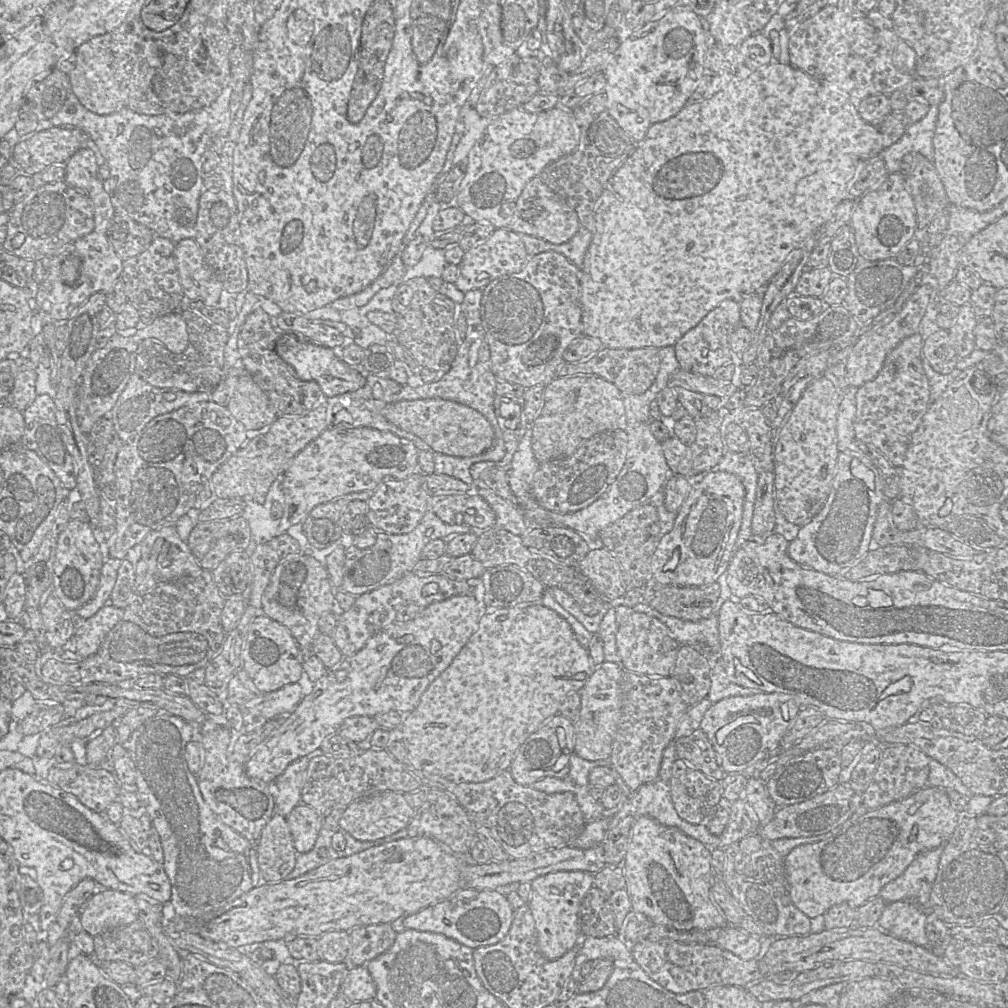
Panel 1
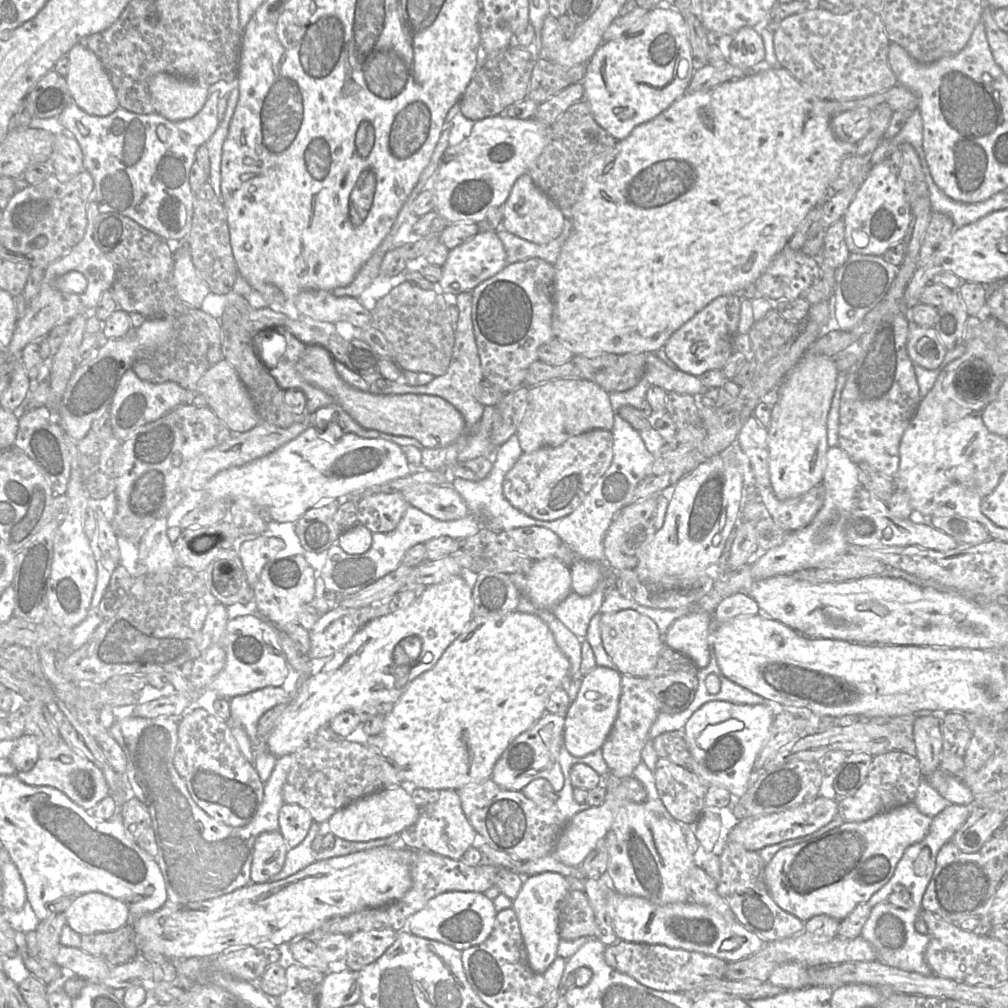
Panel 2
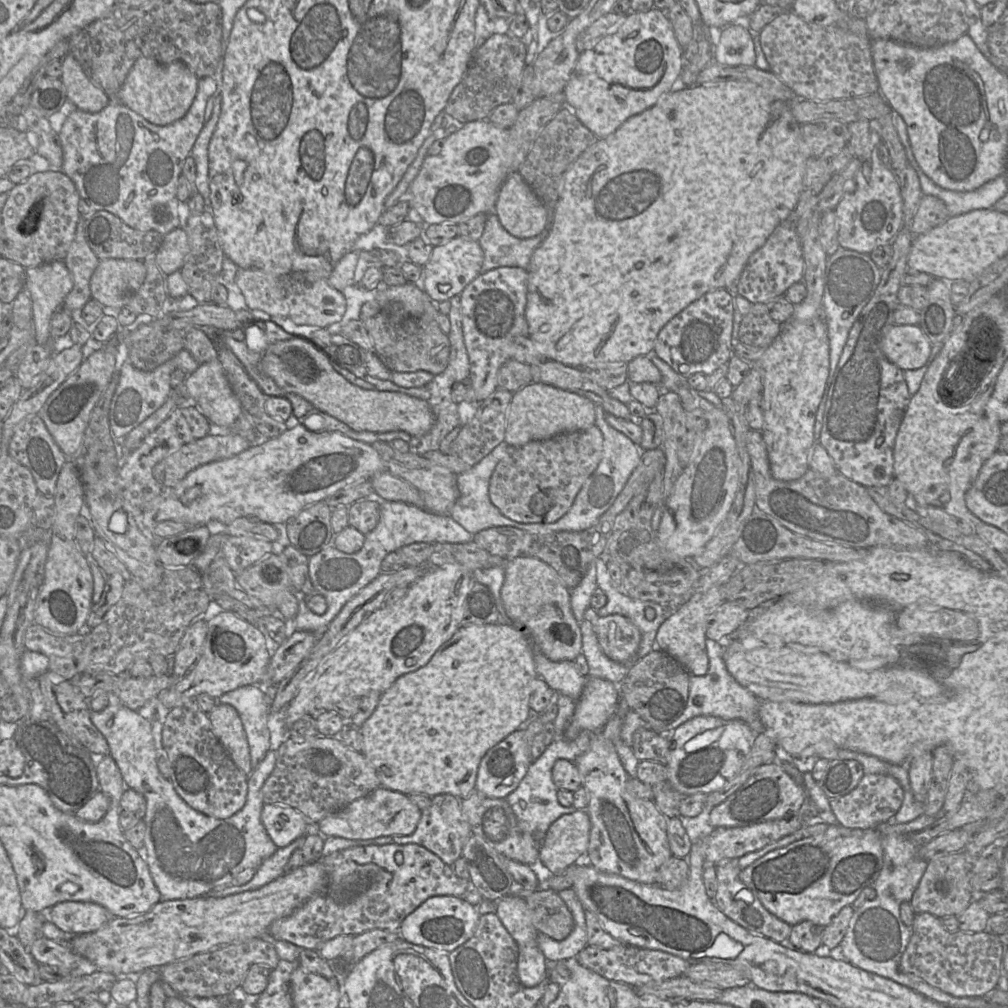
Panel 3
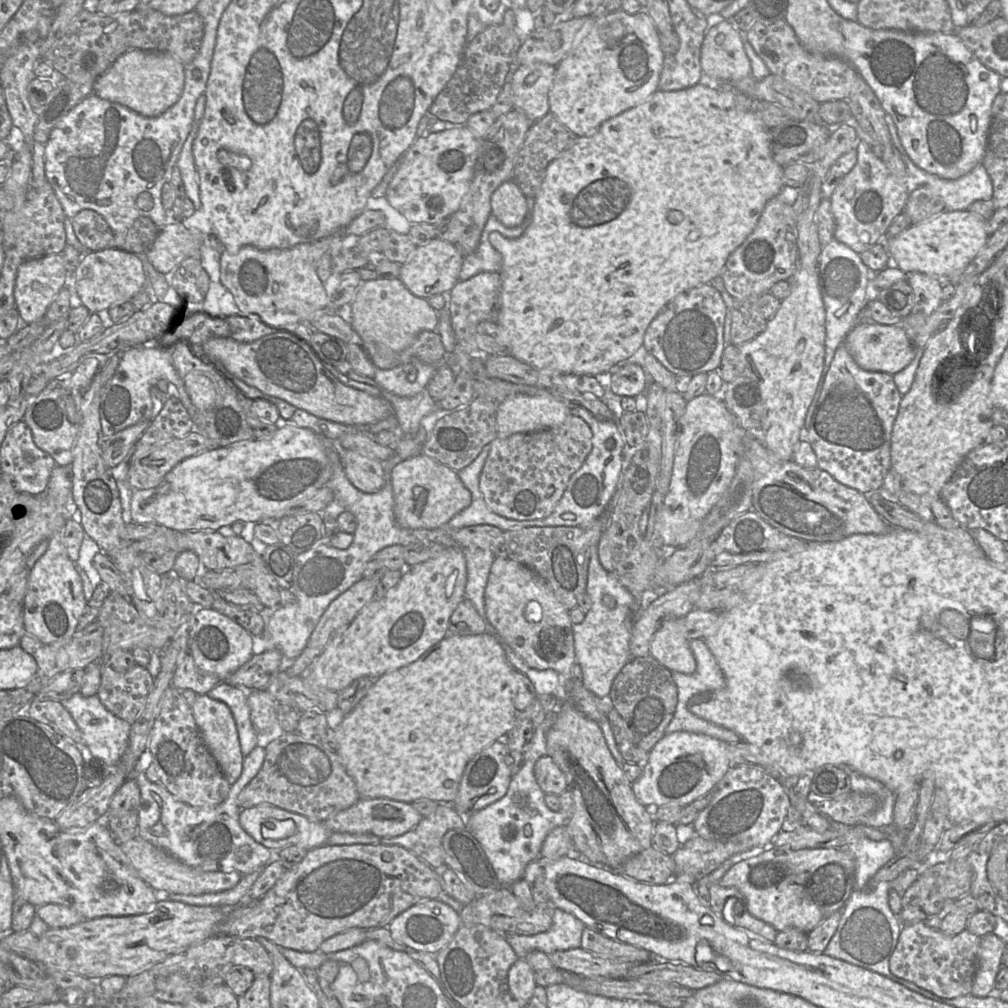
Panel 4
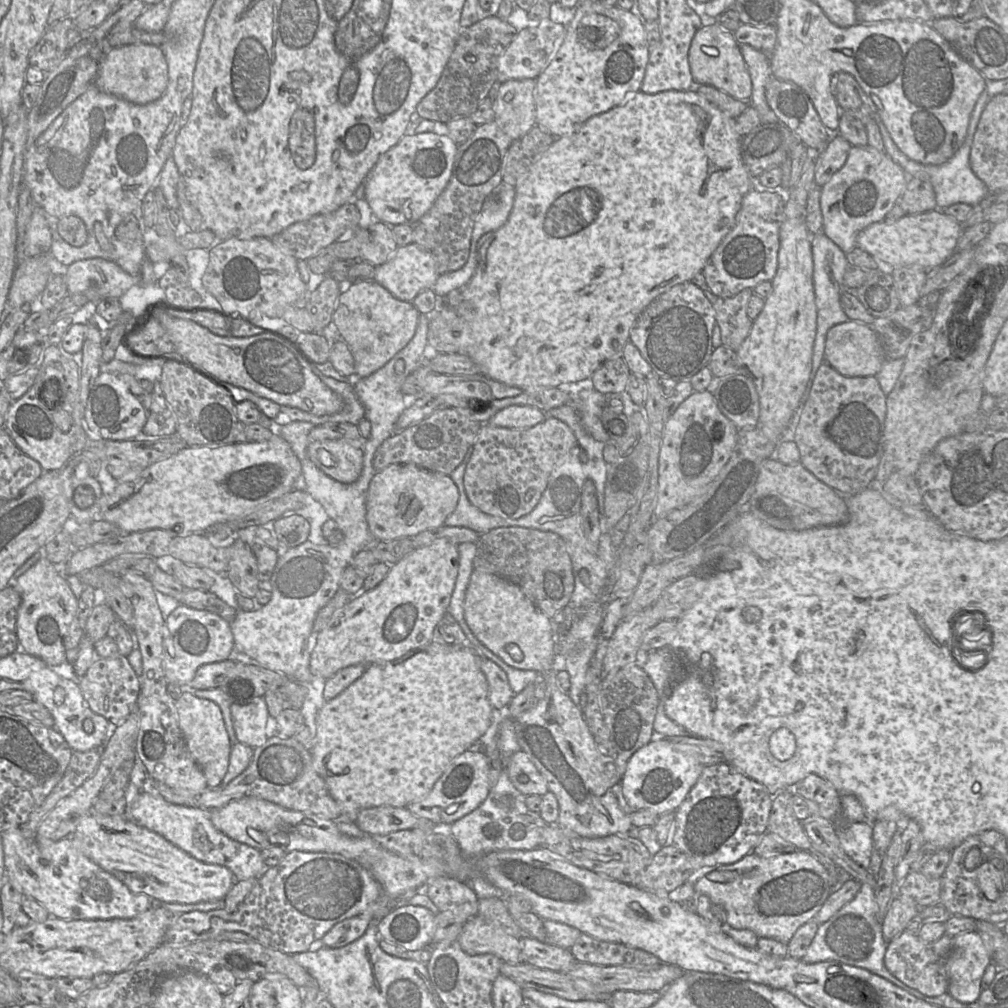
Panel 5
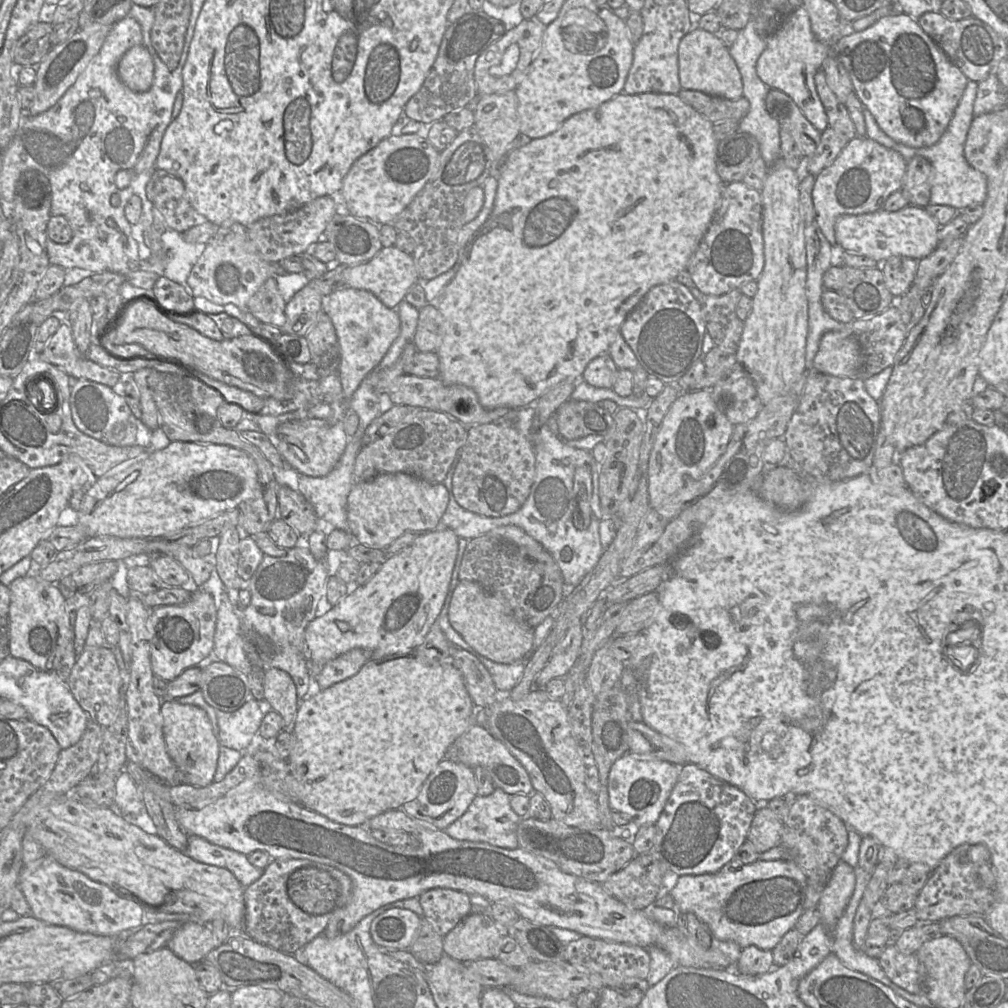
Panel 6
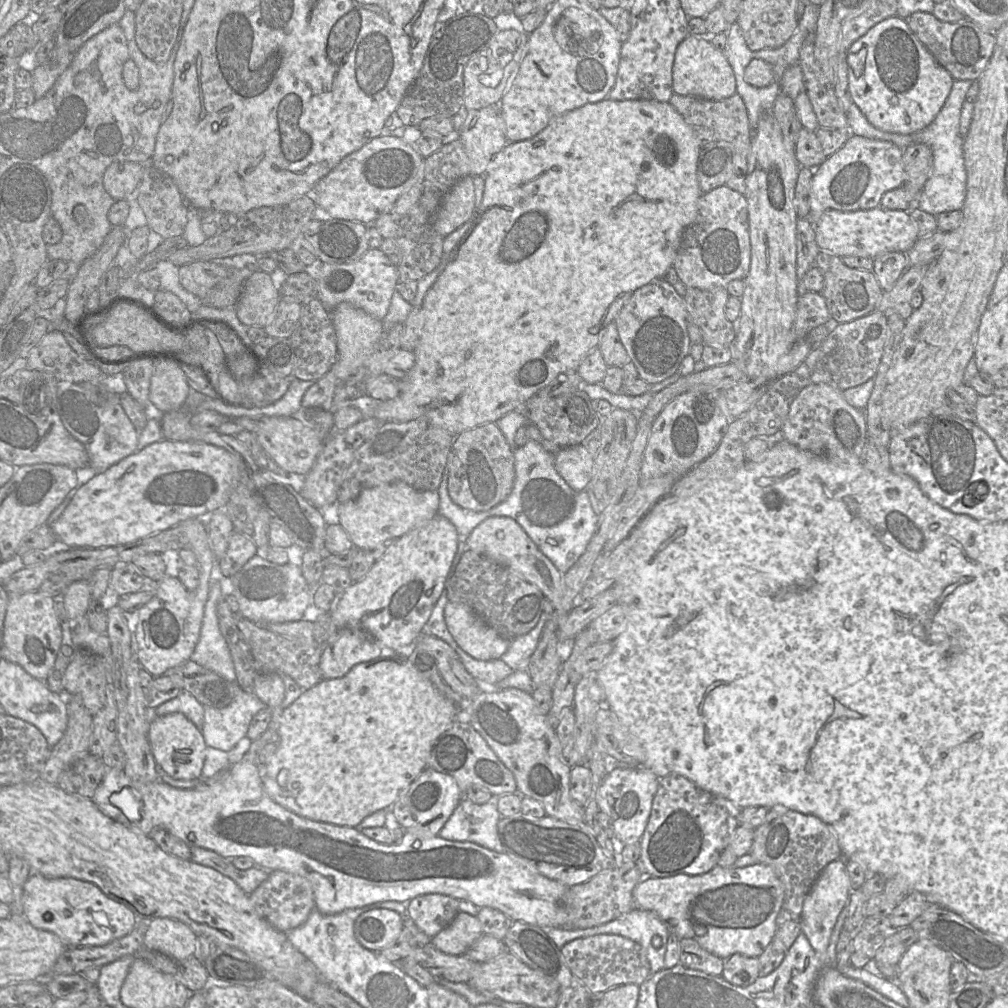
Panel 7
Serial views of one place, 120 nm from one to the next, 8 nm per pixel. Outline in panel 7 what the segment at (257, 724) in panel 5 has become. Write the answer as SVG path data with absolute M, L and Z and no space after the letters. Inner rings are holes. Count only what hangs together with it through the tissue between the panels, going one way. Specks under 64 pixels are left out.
M244 690L223 708L205 706L201 731L206 745L227 752L232 750L247 735L254 715L267 708L254 693Z

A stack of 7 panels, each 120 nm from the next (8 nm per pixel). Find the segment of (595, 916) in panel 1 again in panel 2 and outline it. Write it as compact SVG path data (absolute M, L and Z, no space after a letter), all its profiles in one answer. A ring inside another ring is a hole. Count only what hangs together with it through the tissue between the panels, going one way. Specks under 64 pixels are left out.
M571 890L560 903L559 935L563 940L582 936L595 938L594 911L583 890Z

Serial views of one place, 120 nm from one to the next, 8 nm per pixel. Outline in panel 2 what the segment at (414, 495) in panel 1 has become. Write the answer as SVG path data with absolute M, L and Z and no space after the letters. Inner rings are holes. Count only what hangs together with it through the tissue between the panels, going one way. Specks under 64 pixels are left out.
M400 492L378 493L357 502L358 523L372 533L394 530L410 504Z

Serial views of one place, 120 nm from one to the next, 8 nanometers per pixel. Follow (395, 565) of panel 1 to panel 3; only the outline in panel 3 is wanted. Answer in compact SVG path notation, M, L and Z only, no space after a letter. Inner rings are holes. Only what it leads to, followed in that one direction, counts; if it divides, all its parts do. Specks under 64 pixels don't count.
M371 494L366 500L379 503L380 517L377 526L365 534L362 548L355 553L347 554L339 551L332 544L309 557L310 582L314 590L325 598L327 610L321 615L313 613L303 600L305 594L293 591L292 593L299 600L298 612L292 619L292 625L296 631L312 632L319 638L342 607L381 573L381 562L387 554L413 543L467 543L472 541L473 534L454 521L450 514L433 514L410 504L384 500L376 494Z

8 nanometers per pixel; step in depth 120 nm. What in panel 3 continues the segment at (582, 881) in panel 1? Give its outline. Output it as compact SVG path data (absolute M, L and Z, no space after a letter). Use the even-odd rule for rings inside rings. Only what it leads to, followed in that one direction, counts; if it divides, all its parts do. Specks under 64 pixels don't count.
M516 894L507 895L497 901L496 915L518 945L517 975L525 987L534 987L547 975L547 962L537 942L539 932L532 921L532 913L526 900Z

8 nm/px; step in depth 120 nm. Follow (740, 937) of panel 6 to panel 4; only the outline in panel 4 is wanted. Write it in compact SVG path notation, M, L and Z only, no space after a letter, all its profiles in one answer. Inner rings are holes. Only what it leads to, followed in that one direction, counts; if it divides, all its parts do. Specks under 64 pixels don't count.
M776 847L735 864L718 883L724 887L738 889L745 899L747 911L755 918L773 926L778 932L797 928L808 933L837 910L844 909L848 898L855 890L855 882L855 861L845 849L791 850L787 847Z

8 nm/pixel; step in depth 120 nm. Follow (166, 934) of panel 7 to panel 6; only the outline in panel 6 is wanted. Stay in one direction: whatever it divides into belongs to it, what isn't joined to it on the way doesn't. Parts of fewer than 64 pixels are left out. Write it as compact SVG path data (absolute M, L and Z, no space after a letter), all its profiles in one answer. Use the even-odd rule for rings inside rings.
M183 922L166 947L187 963L196 964L218 947L218 942L208 926Z

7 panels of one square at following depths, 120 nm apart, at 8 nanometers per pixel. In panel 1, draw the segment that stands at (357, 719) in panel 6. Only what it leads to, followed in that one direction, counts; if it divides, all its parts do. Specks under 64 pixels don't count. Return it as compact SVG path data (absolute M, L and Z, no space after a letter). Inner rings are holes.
M521 603L516 606L510 606L505 608L500 608L495 611L486 611L486 613L483 613L480 617L479 624L477 630L473 633L473 635L470 637L468 642L464 645L464 647L460 650L460 652L457 654L457 656L453 659L451 664L428 686L428 688L425 690L425 692L422 694L419 704L417 707L412 710L409 713L406 713L406 716L404 717L402 724L399 728L392 729L395 731L395 737L400 739L403 744L406 747L407 753L408 753L408 760L409 763L417 770L438 775L442 778L445 778L450 781L454 782L483 782L490 780L491 778L498 775L500 772L508 770L510 767L510 764L512 763L515 754L520 747L520 745L534 732L536 732L542 725L544 725L548 720L550 720L554 715L558 714L559 707L564 699L564 697L569 692L575 692L582 689L587 681L589 680L590 676L594 672L597 666L594 665L592 662L588 651L584 649L579 642L577 641L575 634L570 626L570 624L559 614L557 614L552 609L543 606L539 603Z

